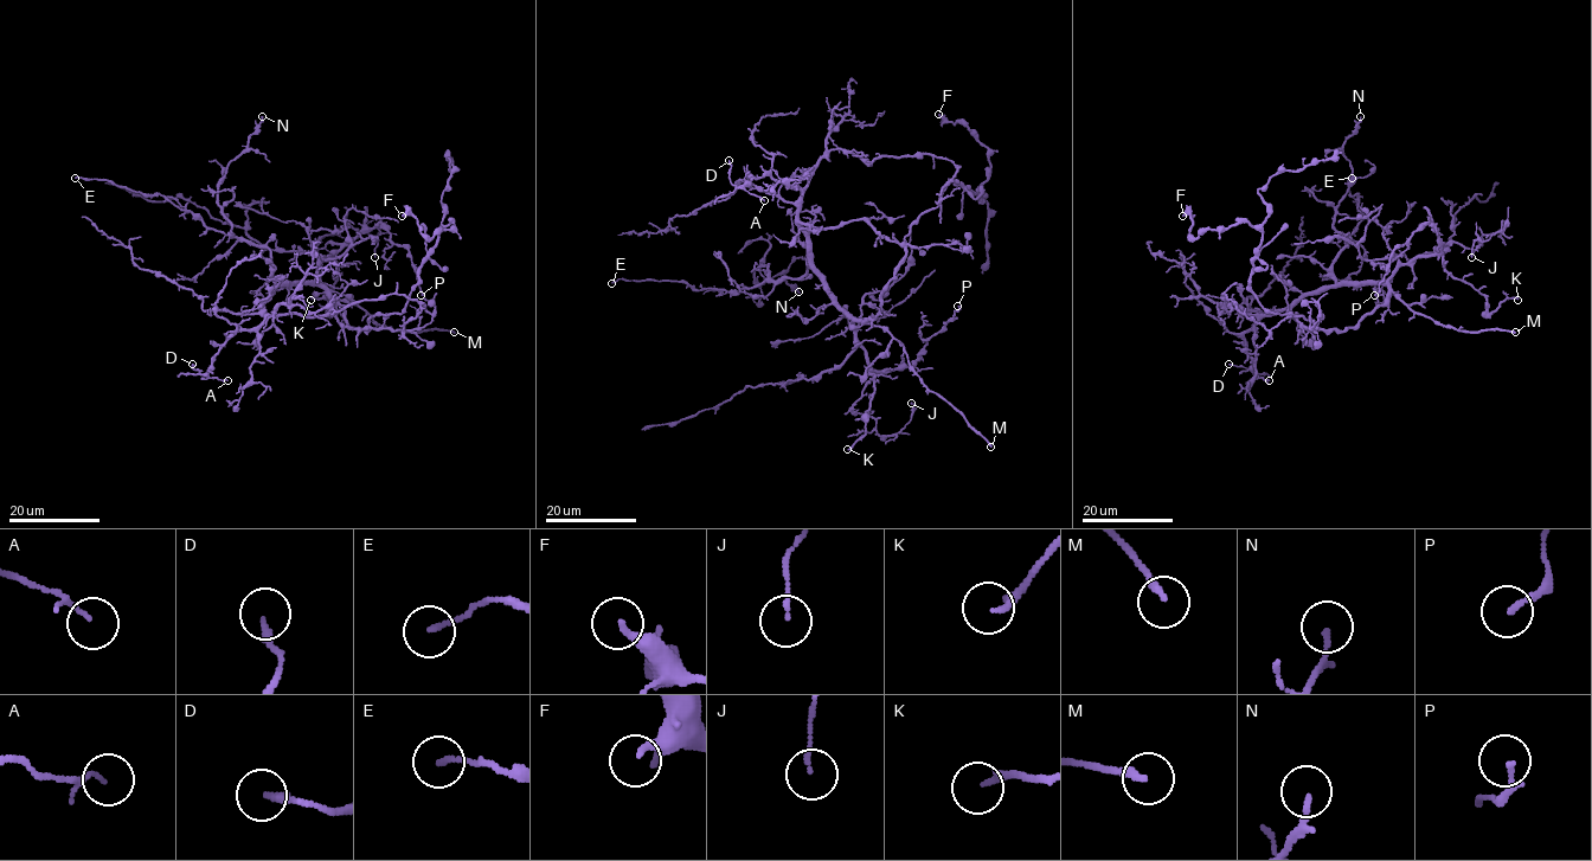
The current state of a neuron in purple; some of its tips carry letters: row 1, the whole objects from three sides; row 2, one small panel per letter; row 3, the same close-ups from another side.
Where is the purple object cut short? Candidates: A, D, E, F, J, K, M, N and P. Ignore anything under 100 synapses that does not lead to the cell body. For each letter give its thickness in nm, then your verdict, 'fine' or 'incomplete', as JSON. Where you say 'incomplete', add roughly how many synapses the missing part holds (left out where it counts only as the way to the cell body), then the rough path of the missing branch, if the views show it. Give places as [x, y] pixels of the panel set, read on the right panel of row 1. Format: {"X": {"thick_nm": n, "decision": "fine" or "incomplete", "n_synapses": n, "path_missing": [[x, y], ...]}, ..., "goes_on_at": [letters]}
{"A": {"thick_nm": 70, "decision": "fine"}, "D": {"thick_nm": 200, "decision": "fine"}, "E": {"thick_nm": 140, "decision": "fine"}, "F": {"thick_nm": 240, "decision": "fine"}, "J": {"thick_nm": 110, "decision": "fine"}, "K": {"thick_nm": 200, "decision": "fine"}, "M": {"thick_nm": 200, "decision": "incomplete"}, "N": {"thick_nm": 140, "decision": "fine"}, "P": {"thick_nm": 180, "decision": "fine"}, "goes_on_at": ["M"]}

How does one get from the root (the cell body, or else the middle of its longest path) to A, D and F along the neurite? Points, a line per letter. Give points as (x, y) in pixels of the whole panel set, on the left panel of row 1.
A: (315, 316), (271, 315), (262, 309), (264, 320), (251, 329), (238, 329), (212, 361), (207, 374), (228, 380)
D: (315, 316), (271, 315), (262, 309), (264, 320), (251, 329), (238, 329), (205, 373), (194, 370), (192, 364)
F: (315, 316), (364, 329), (371, 316), (403, 312), (437, 233), (453, 224), (428, 238), (413, 216), (402, 216)

